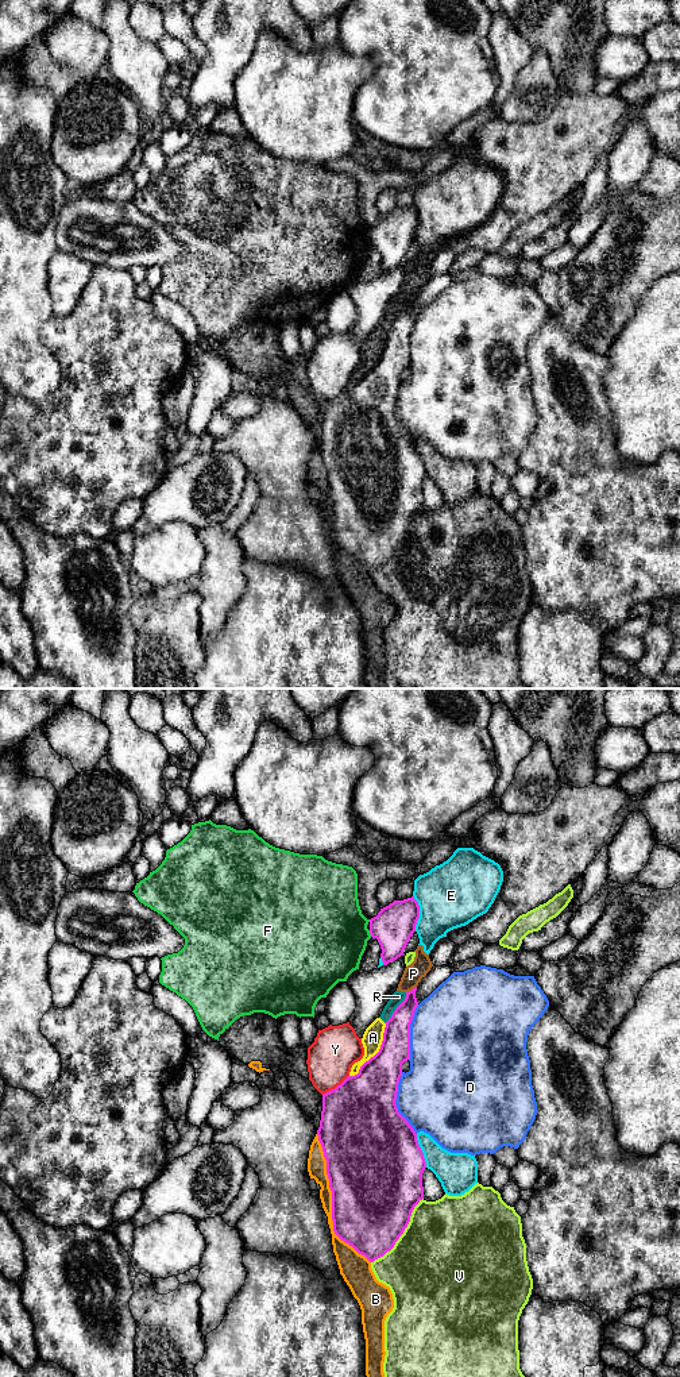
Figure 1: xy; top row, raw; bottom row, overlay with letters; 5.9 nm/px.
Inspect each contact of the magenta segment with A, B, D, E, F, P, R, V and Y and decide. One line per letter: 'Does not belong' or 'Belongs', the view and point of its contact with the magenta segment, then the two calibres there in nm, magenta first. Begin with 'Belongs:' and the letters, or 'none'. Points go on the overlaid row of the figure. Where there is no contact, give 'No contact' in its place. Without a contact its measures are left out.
Belongs: none
A: Does not belong. Touches magenta at xy (377, 1053). Thickness 300 nm (magenta) against 120 nm
B: Does not belong. Touches magenta at xy (332, 1202). Thickness 500 nm (magenta) against 110 nm
D: Does not belong. Touches magenta at xy (394, 1103). Thickness 480 nm (magenta) against 440 nm
E: Does not belong. Touches magenta at xy (418, 913). Thickness 240 nm (magenta) against 380 nm
F: Does not belong. Touches magenta at xy (370, 933). Thickness 240 nm (magenta) against 480 nm
P: Does not belong. Touches magenta at xy (412, 990). Thickness 150 nm (magenta) against 120 nm
R: Does not belong. Touches magenta at xy (397, 1007). Thickness 180 nm (magenta) against 70 nm
V: Does not belong. Touches magenta at xy (402, 1233). Thickness 480 nm (magenta) against 500 nm
Y: Does not belong. Touches magenta at xy (336, 1087). Thickness 460 nm (magenta) against 280 nm

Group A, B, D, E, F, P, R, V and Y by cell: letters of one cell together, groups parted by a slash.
A P R V / B / D / E / F / Y

